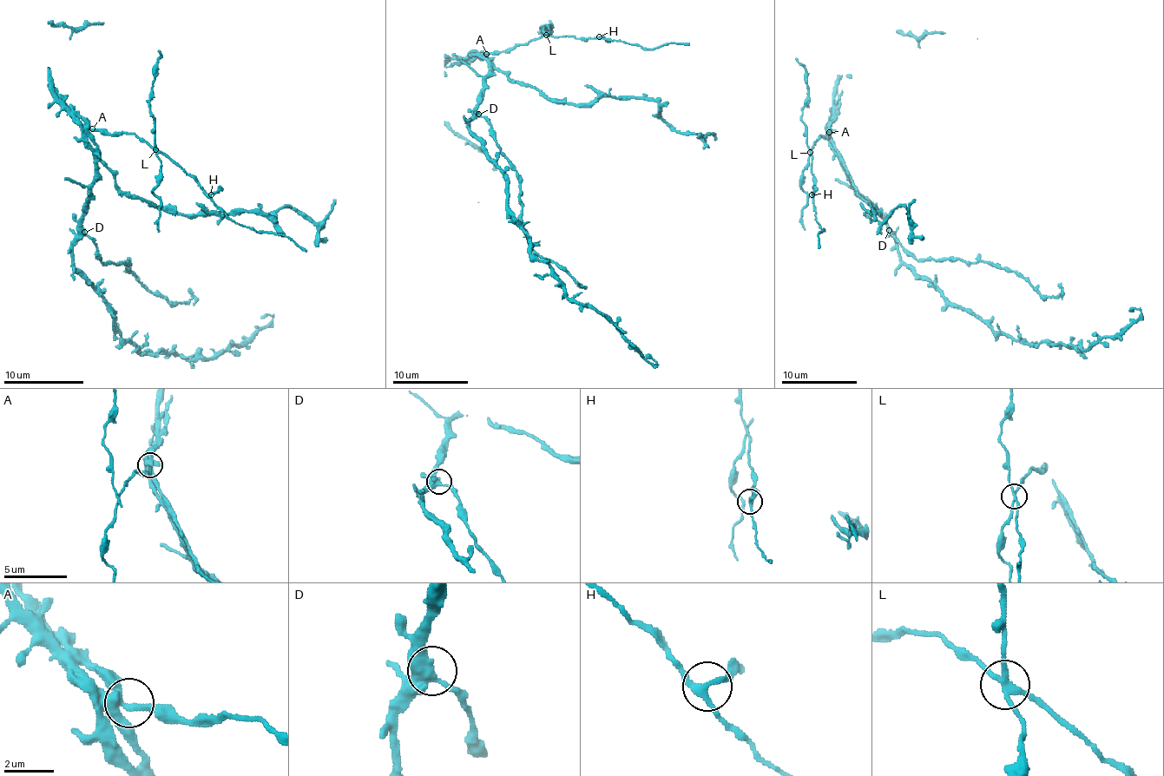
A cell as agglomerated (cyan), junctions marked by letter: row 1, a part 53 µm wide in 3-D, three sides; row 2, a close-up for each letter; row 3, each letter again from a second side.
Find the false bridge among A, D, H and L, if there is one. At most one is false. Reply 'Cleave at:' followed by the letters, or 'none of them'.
Cleave at: L

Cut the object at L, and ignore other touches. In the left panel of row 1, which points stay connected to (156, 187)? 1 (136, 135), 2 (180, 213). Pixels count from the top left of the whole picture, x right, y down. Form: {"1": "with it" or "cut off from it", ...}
{"1": "cut off from it", "2": "cut off from it"}

